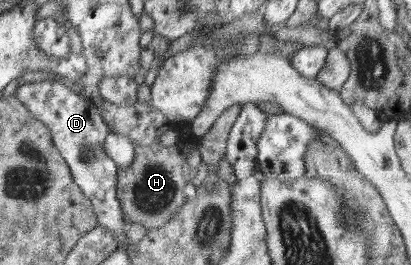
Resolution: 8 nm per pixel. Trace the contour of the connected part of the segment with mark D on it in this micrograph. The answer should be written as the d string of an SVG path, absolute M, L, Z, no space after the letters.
M61 81L26 83L17 86L17 99L23 102L45 125L49 126L55 145L67 164L71 166L72 176L82 192L93 203L98 224L111 230L122 248L127 241L129 224L123 219L122 201L118 197L118 176L121 170L113 158L106 153L106 140L111 129L97 105L81 94L72 91Z

